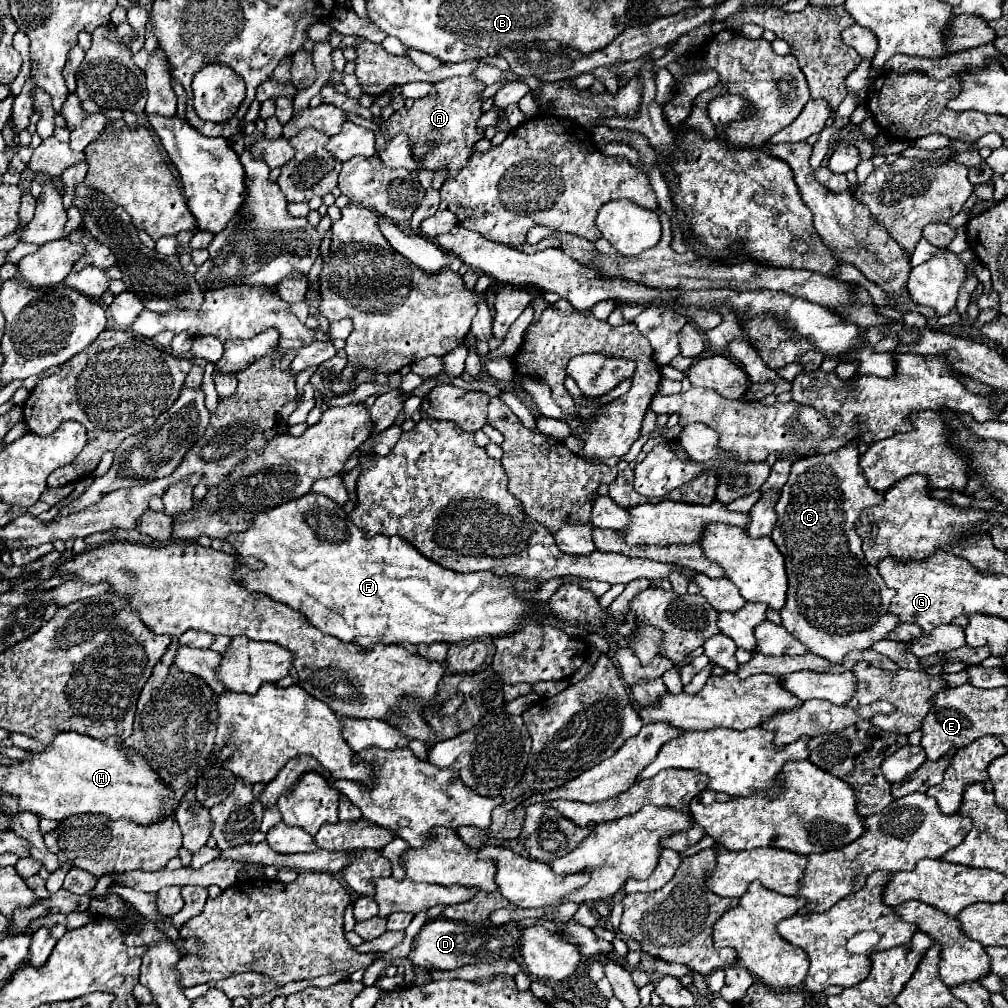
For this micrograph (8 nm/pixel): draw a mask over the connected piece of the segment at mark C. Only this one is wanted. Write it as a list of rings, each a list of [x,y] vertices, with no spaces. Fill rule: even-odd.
[[[852,439],[850,445],[834,449],[826,455],[796,459],[786,485],[780,491],[780,499],[776,503],[778,521],[772,531],[772,541],[784,555],[788,571],[788,603],[780,611],[782,625],[812,653],[832,663],[840,663],[852,651],[870,649],[876,641],[886,639],[900,625],[900,619],[888,611],[892,589],[884,585],[878,567],[866,565],[862,537],[856,531],[860,513],[872,505],[884,503],[884,493],[872,489],[860,469],[858,447],[860,443]]]

